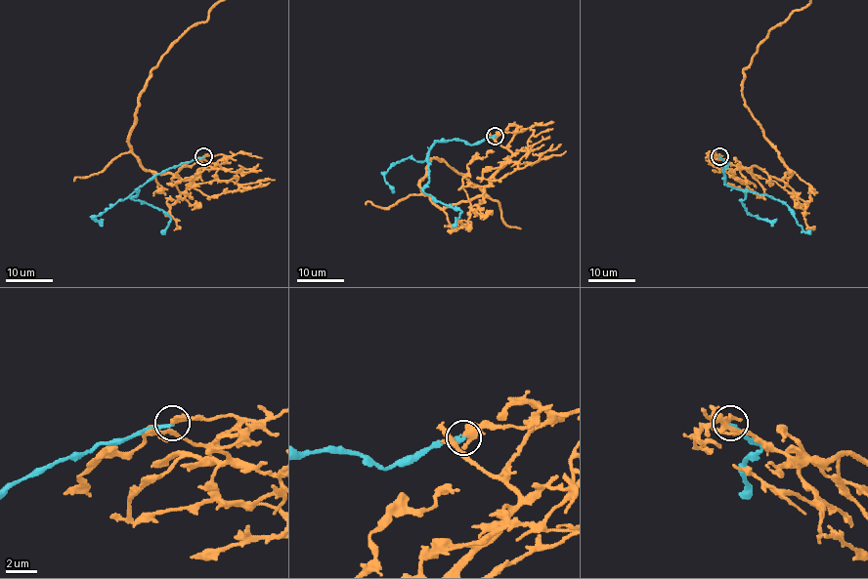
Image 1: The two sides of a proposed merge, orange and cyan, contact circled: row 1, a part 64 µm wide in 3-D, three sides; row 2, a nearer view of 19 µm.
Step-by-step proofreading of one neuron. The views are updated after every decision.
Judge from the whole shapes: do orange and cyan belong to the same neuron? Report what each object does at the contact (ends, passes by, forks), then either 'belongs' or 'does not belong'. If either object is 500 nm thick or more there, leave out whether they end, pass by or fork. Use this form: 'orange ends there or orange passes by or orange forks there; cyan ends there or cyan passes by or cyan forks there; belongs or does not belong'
orange ends there; cyan ends there; does not belong

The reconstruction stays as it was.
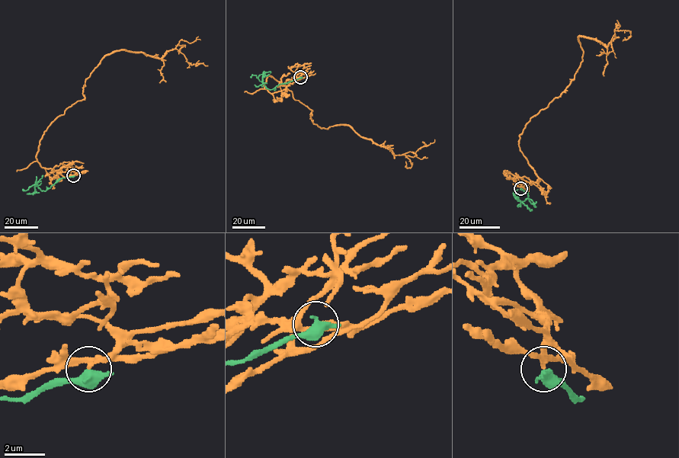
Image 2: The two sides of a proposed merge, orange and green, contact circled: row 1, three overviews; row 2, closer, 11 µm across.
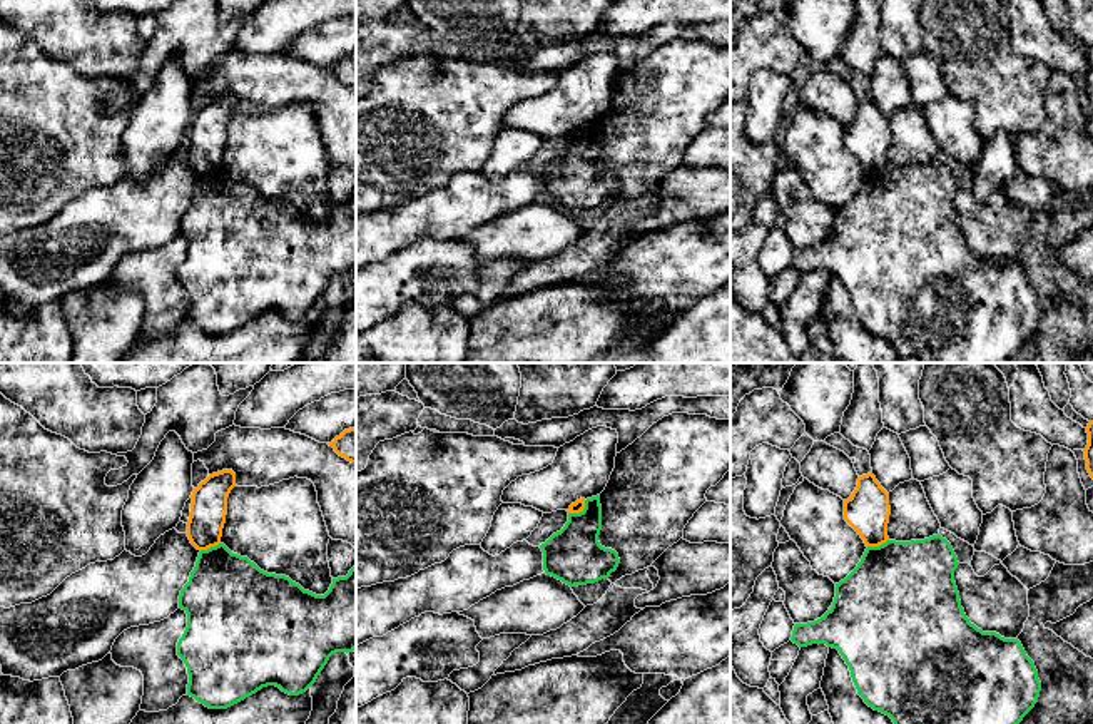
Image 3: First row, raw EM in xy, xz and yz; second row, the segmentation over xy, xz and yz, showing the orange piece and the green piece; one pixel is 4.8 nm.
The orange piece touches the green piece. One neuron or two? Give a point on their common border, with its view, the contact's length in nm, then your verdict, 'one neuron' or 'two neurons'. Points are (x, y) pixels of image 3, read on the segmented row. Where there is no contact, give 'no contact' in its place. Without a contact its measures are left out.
contact xz (579, 512); length 110 nm; two neurons

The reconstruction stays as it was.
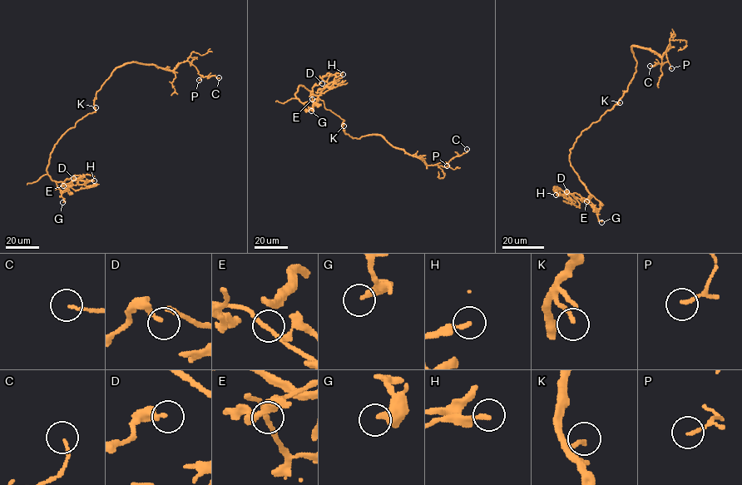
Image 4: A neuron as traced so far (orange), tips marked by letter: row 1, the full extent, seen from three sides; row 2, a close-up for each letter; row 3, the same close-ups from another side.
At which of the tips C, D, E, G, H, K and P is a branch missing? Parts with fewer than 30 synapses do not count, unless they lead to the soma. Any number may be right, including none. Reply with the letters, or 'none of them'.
none of them

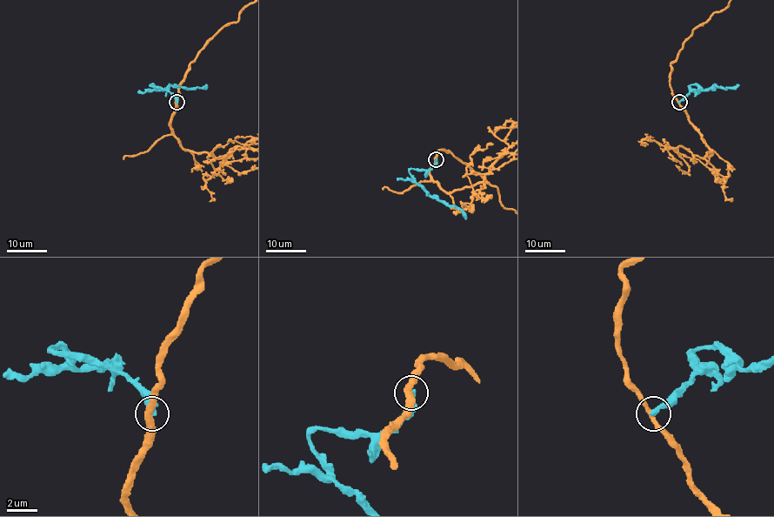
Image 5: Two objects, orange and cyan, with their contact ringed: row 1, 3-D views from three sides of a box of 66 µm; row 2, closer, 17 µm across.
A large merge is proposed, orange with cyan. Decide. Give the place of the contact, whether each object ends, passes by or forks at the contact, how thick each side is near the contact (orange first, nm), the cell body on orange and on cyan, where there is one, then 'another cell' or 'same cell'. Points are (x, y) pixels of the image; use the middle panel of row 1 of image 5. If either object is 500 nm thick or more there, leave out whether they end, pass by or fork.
(436, 159) | orange passes by | cyan ends | 360/300 nm | orange none | cyan none | another cell

